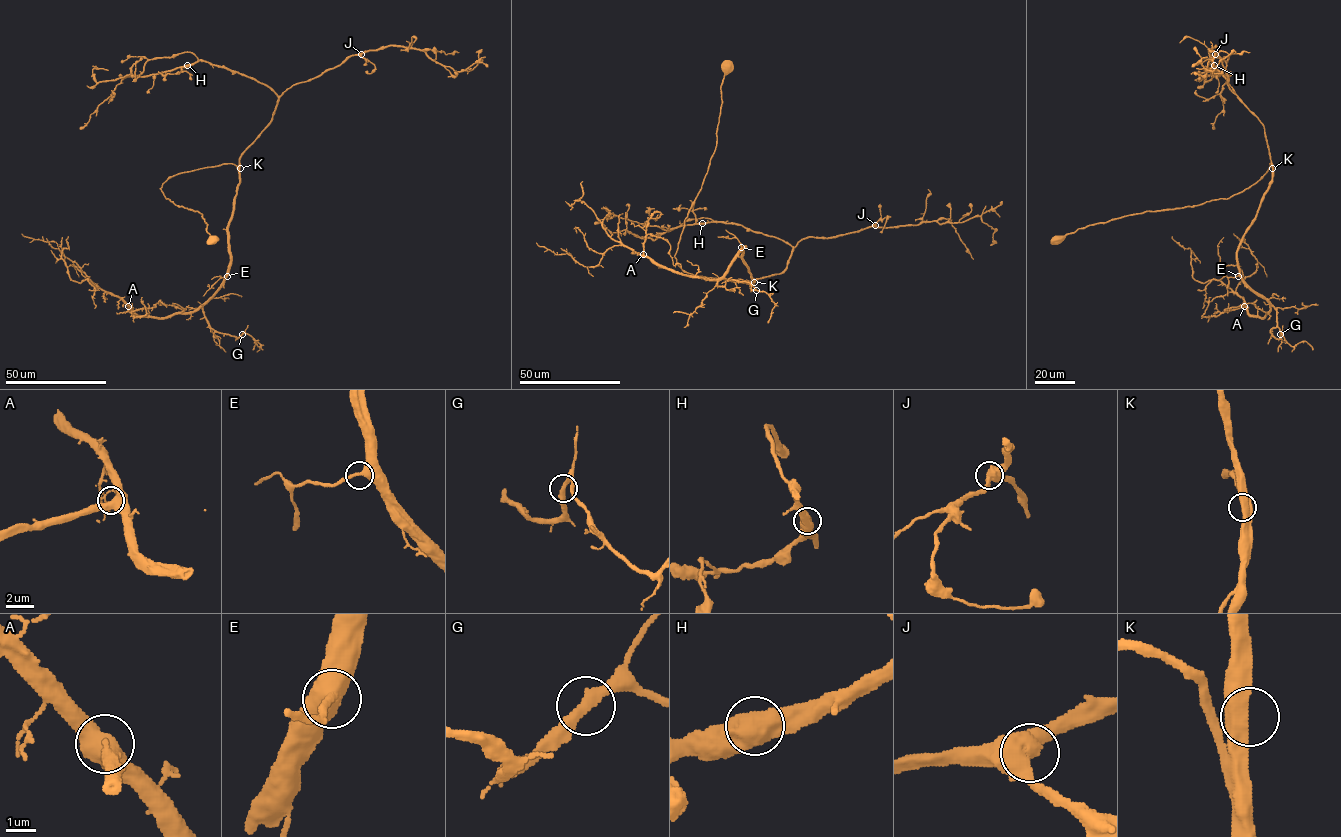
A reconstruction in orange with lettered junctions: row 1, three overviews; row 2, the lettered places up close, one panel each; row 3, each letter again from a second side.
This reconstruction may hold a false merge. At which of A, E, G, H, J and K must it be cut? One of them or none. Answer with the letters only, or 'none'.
none

